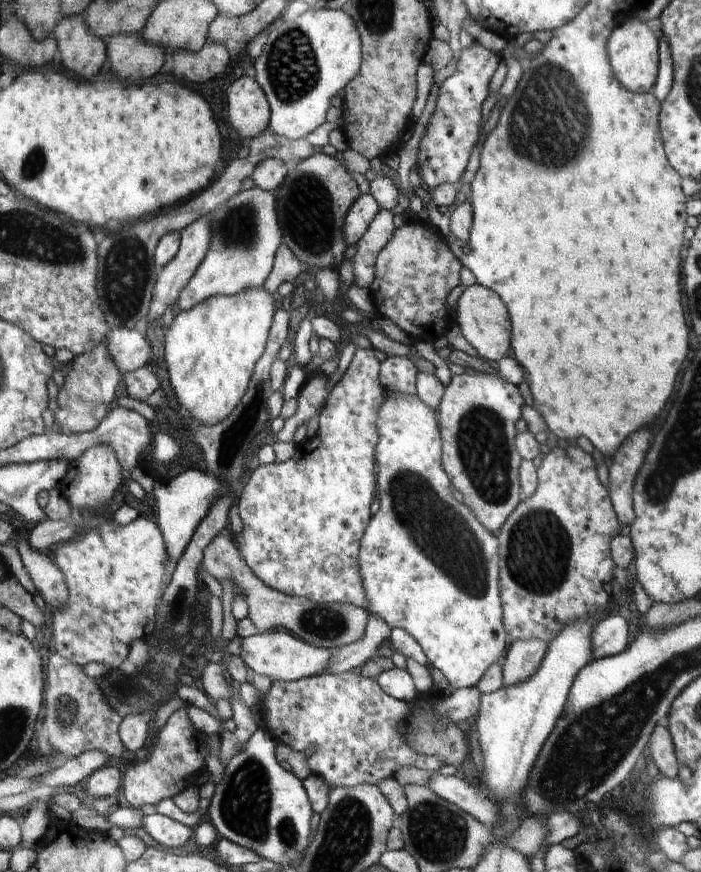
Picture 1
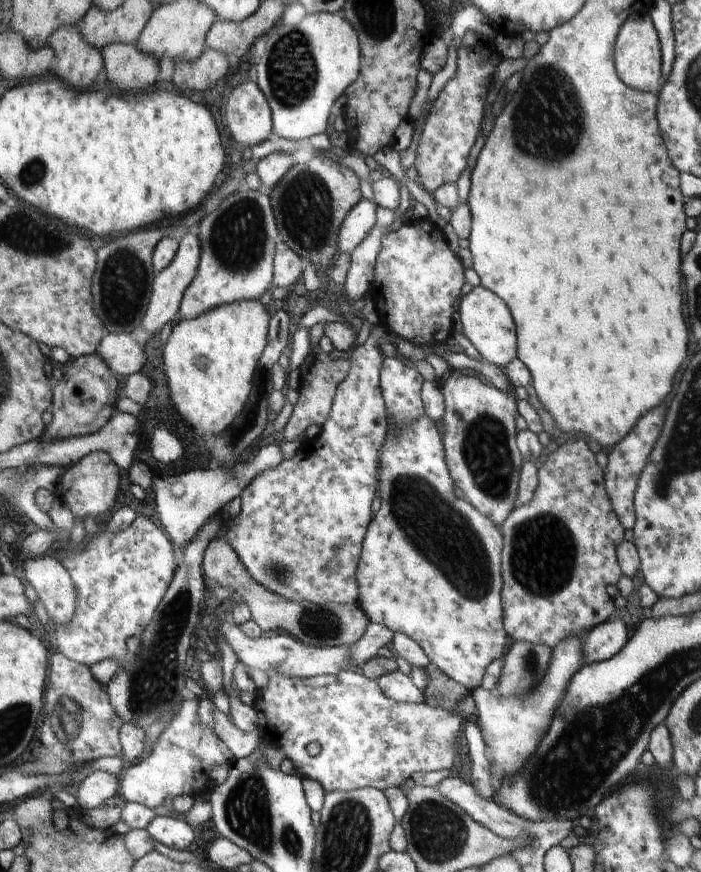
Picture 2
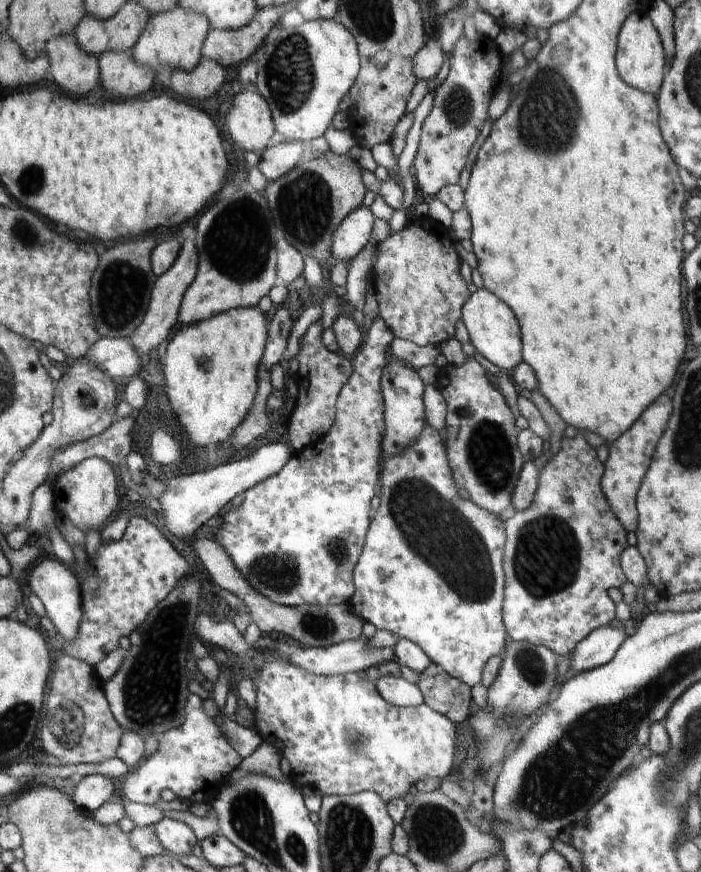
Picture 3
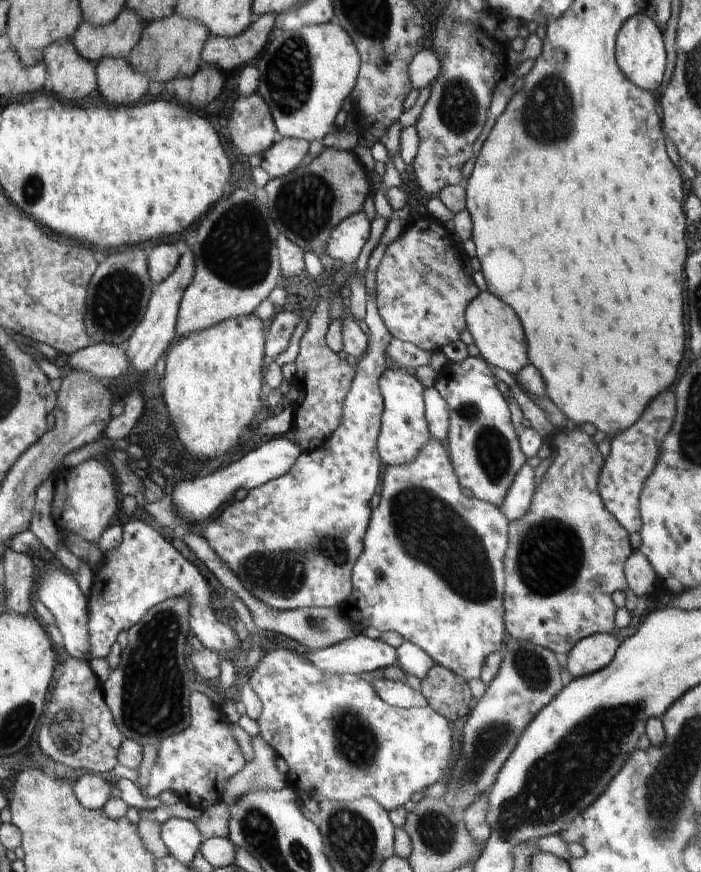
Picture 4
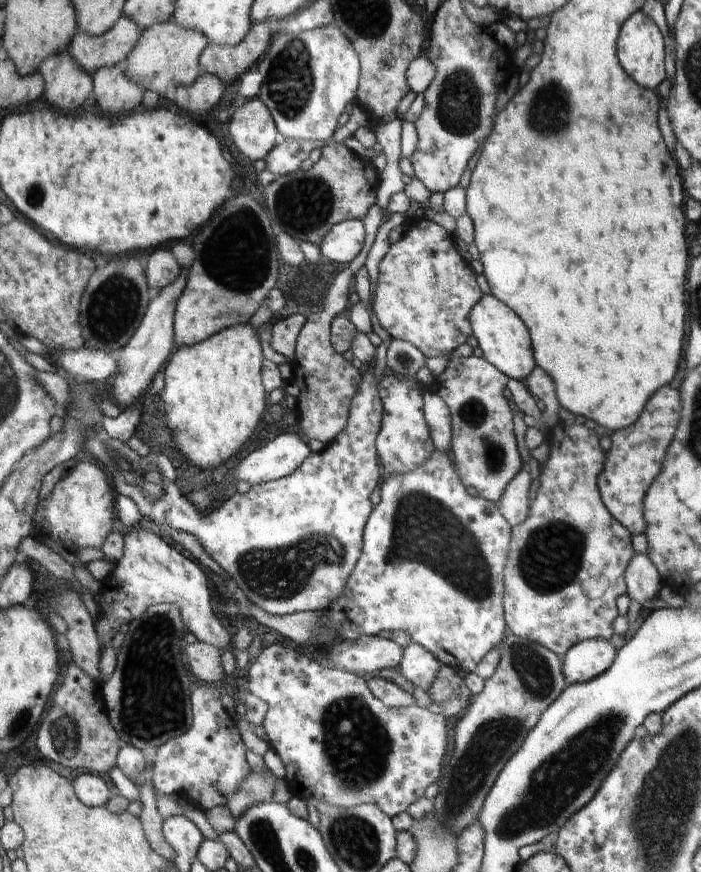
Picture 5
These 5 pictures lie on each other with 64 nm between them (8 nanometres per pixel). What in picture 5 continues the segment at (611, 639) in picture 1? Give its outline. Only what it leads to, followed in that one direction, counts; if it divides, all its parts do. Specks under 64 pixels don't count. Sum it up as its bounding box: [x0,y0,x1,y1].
[563,639,616,683]

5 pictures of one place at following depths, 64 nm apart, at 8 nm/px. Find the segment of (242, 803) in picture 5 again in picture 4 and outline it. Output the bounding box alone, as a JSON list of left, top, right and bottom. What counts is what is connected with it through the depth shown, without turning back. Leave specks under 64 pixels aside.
[223,736,283,805]

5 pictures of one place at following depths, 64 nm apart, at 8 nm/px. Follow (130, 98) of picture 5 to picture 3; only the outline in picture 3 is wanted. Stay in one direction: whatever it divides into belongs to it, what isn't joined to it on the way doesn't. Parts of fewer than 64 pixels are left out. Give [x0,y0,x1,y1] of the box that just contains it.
[100,50,156,98]

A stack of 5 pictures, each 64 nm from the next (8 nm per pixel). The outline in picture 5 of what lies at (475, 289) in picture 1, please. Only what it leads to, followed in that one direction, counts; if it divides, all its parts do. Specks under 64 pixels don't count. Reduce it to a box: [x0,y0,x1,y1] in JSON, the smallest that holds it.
[468,294,535,381]

